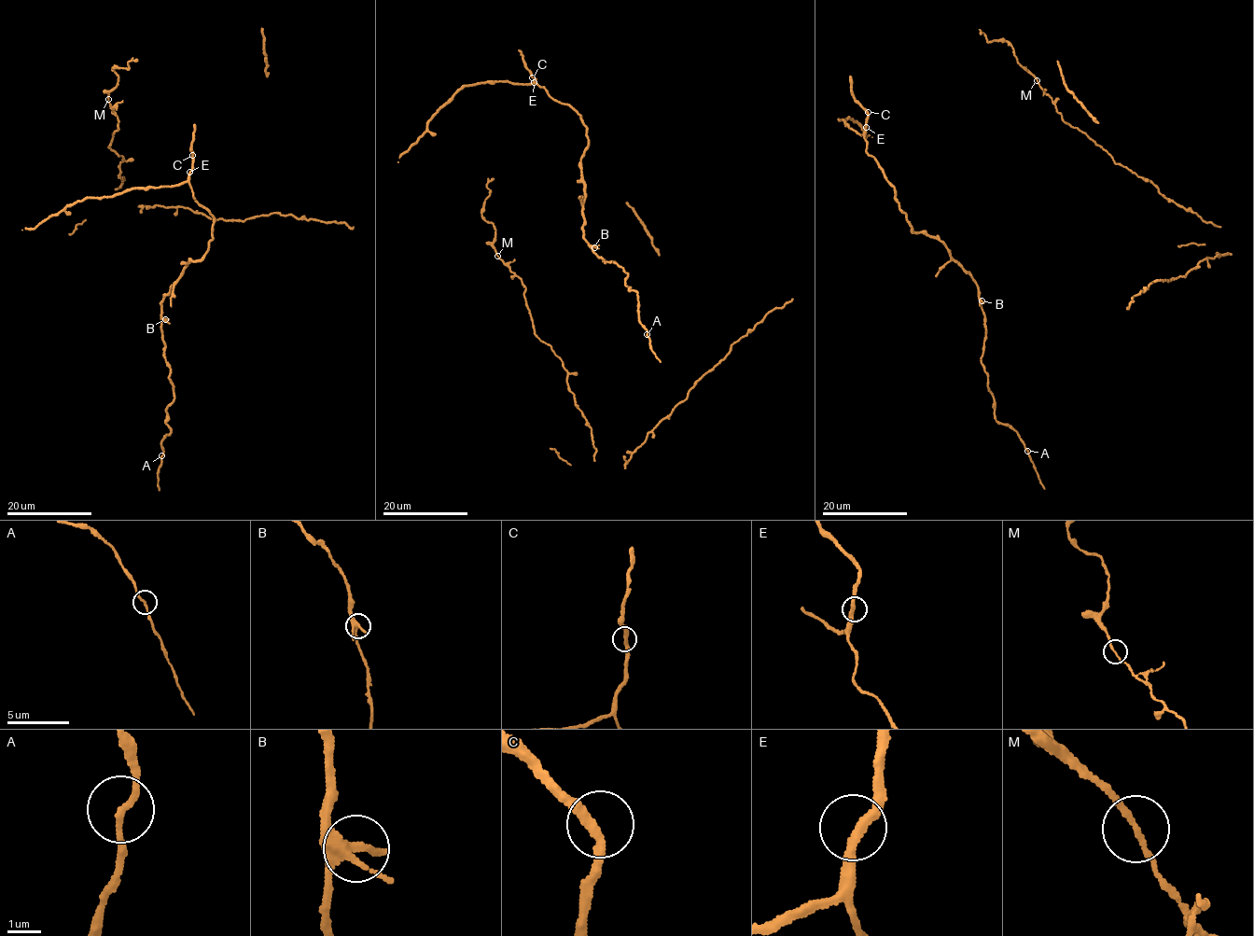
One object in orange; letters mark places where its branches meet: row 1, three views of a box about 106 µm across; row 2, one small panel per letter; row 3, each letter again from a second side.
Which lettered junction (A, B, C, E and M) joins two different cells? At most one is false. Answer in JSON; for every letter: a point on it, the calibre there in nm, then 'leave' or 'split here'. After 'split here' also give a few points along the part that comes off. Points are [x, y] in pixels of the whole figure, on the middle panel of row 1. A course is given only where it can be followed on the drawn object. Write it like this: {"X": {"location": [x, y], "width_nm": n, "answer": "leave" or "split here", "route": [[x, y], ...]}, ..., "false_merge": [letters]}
{"A": {"location": [647, 334], "width_nm": 160, "answer": "leave"}, "B": {"location": [594, 247], "width_nm": 320, "answer": "leave"}, "C": {"location": [532, 77], "width_nm": 280, "answer": "leave"}, "E": {"location": [534, 82], "width_nm": 320, "answer": "leave"}, "M": {"location": [497, 256], "width_nm": 160, "answer": "split here"}, "false_merge": ["M"]}

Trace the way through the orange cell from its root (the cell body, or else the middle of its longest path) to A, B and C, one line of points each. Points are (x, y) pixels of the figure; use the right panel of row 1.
A: (865, 129), (866, 151), (911, 230), (937, 237), (977, 286), (995, 419), (1027, 451)
B: (865, 129), (866, 151), (894, 188), (911, 230), (943, 244), (975, 282), (982, 300)
C: (865, 129), (868, 112)

